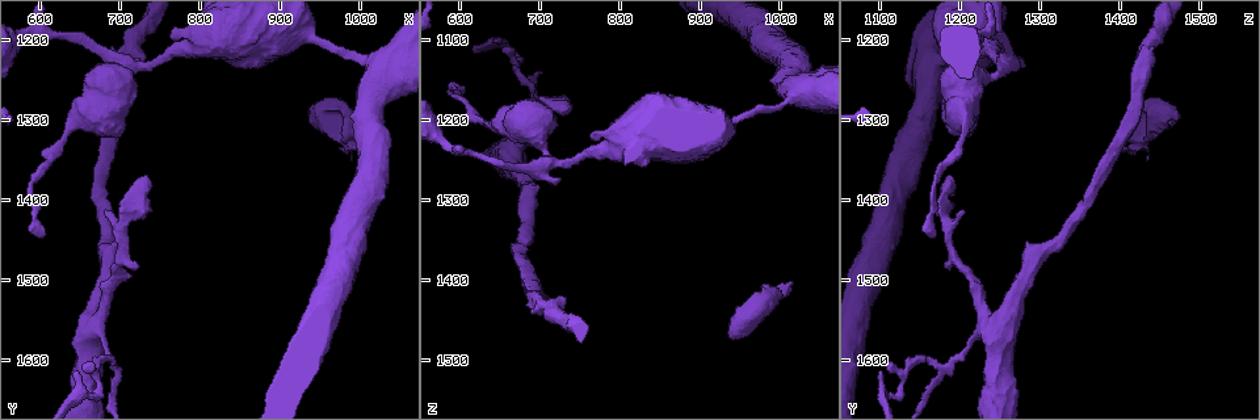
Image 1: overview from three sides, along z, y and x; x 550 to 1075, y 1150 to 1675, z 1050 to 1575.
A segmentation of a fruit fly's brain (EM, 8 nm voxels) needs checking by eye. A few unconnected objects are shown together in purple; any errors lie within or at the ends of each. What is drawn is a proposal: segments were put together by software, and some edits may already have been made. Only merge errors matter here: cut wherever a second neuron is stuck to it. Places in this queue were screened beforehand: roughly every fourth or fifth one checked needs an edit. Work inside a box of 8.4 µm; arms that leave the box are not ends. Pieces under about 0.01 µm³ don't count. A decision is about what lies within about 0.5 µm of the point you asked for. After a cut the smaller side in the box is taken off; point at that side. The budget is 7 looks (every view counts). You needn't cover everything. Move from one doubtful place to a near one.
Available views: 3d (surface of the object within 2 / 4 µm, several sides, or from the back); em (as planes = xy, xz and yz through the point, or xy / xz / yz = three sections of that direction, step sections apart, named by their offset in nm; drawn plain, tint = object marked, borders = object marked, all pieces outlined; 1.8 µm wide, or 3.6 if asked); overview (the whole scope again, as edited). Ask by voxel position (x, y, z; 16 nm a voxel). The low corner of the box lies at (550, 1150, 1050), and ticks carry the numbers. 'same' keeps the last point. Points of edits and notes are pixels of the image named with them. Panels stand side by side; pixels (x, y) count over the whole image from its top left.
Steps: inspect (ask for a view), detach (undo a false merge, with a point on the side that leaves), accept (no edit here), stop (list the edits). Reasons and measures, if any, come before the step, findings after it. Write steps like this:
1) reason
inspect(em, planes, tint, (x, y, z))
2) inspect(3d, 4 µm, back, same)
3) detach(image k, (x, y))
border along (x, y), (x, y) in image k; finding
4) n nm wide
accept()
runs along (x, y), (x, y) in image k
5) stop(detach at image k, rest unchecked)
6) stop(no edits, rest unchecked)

narrows sharply
inspect(3d, 4 µm, back, (590, 1390, 1170))

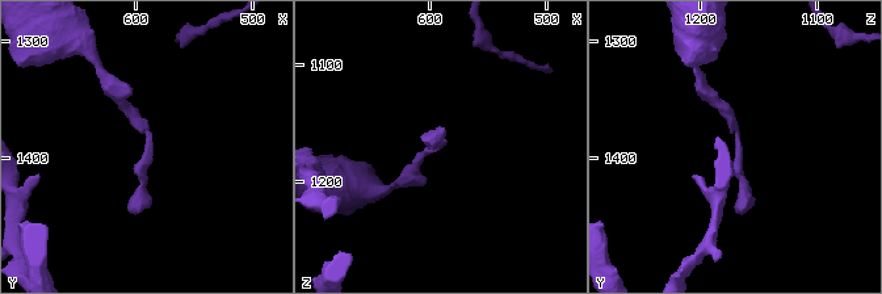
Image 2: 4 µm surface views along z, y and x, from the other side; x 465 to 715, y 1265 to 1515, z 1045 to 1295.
now the EM
inspect(em, planes, tint, (590, 1384, 1168))

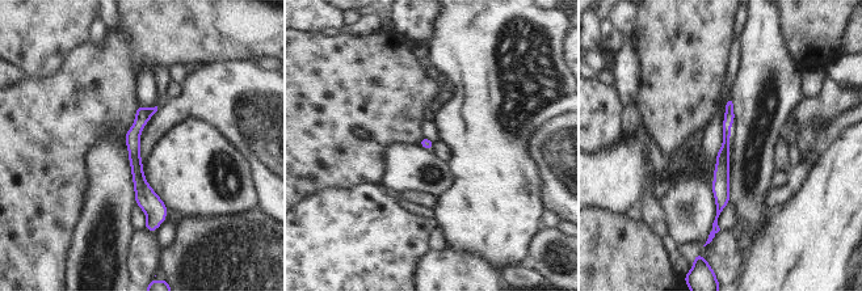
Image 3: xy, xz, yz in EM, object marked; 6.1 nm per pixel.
60 nm wide
accept()
runs along (139, 110), (134, 159), (152, 223) in image 3; continuous, no second neuron

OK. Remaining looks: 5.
side arm on a straight run
inspect(3d, 4 µm, back, (695, 1605, 1195))

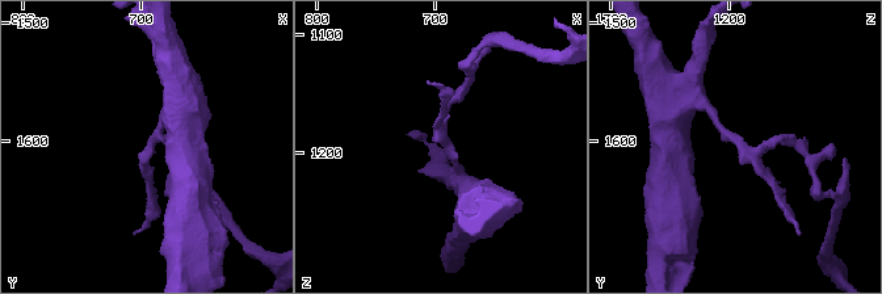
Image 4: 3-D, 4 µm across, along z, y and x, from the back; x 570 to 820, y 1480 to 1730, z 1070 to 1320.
3 arms; shape alone is not enough
inspect(em, planes, tint, (694, 1606, 1188))

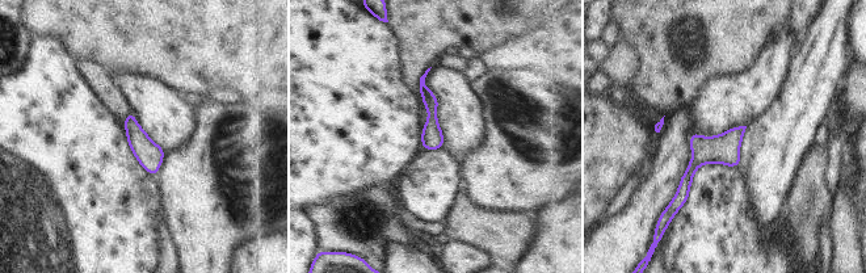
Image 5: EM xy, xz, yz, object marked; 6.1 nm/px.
accept()
runs along (742, 129), (692, 167), (680, 197) in image 5; one neuron here

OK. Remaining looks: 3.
sudden change in width
inspect(em, xy, step 16, tint, (1025, 1240, 1170))

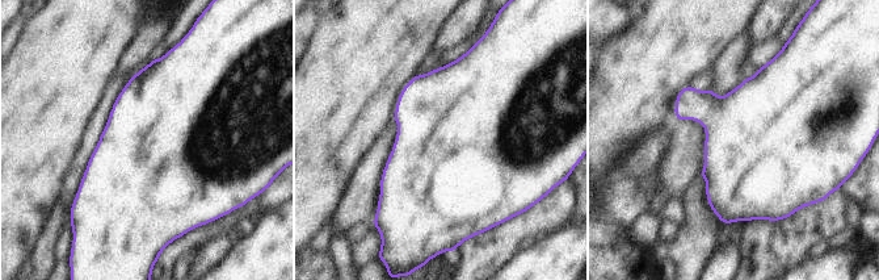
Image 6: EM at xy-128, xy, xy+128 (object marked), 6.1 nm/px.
cut it another way
inspect(em, planes, tint, same)

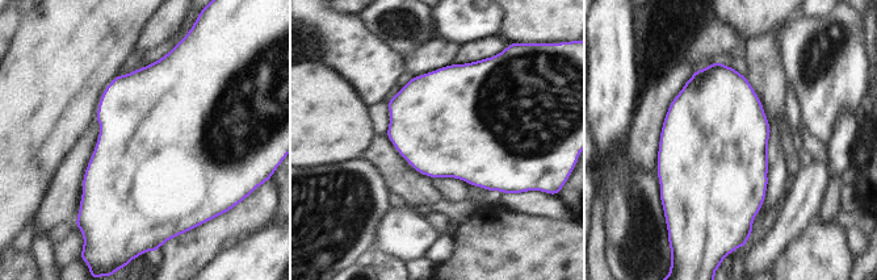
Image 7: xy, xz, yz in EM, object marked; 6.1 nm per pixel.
accept()
one neuron here

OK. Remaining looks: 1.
stop(no edits, rest unchecked)

